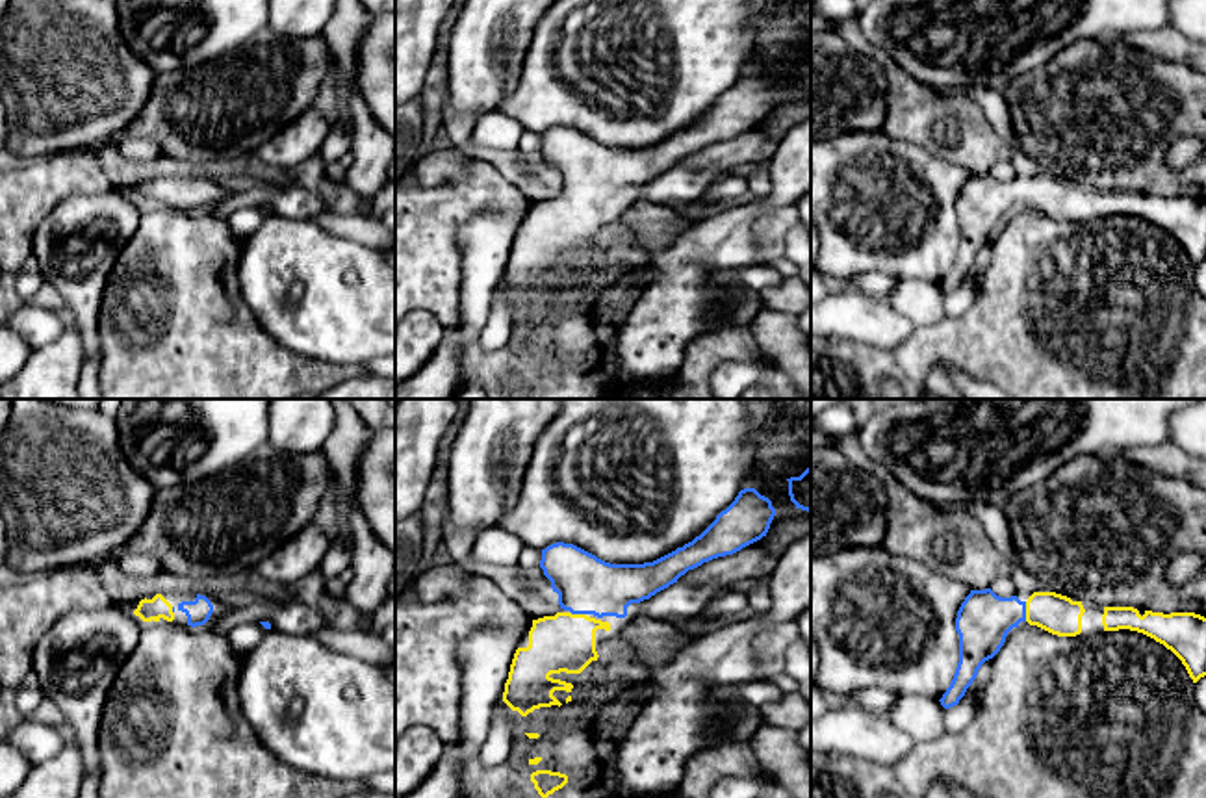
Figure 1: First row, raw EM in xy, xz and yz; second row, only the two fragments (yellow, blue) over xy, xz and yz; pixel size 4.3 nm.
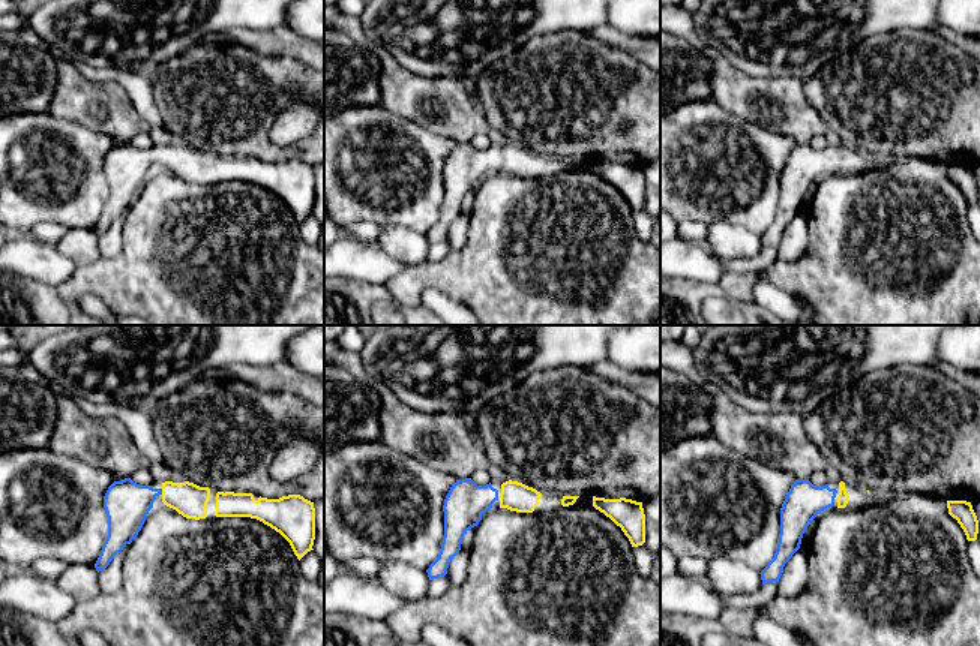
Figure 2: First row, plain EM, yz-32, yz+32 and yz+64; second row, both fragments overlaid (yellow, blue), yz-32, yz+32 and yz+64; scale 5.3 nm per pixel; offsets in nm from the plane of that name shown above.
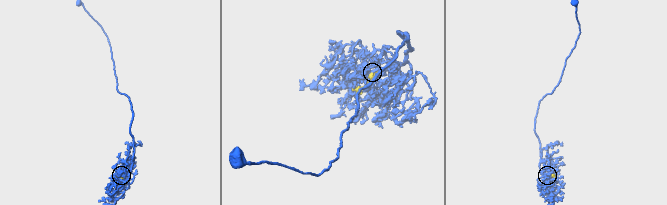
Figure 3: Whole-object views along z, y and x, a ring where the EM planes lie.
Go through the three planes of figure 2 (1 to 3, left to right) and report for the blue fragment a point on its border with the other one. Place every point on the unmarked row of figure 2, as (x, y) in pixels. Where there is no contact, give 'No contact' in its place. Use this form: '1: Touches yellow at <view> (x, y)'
1: Touches yellow at yz-32 (162, 156)
2: No contact
3: No contact

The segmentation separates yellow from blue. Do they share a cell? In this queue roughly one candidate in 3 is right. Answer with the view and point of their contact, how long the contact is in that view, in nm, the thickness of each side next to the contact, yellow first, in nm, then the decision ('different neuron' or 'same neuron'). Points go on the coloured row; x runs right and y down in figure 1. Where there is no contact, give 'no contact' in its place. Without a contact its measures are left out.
meets yellow in yz at (1026, 611); contact 90 nm long; 170 nm thick on the yellow side, 240 nm on the other; same neuron

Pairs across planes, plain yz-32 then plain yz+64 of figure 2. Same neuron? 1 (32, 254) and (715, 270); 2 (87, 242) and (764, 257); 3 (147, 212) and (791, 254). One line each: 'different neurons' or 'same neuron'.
1: same neuron
2: different neurons
3: different neurons

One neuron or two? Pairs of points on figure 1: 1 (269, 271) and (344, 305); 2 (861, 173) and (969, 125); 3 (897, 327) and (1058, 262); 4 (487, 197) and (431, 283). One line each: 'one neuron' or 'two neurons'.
1: one neuron
2: two neurons
3: two neurons
4: one neuron

